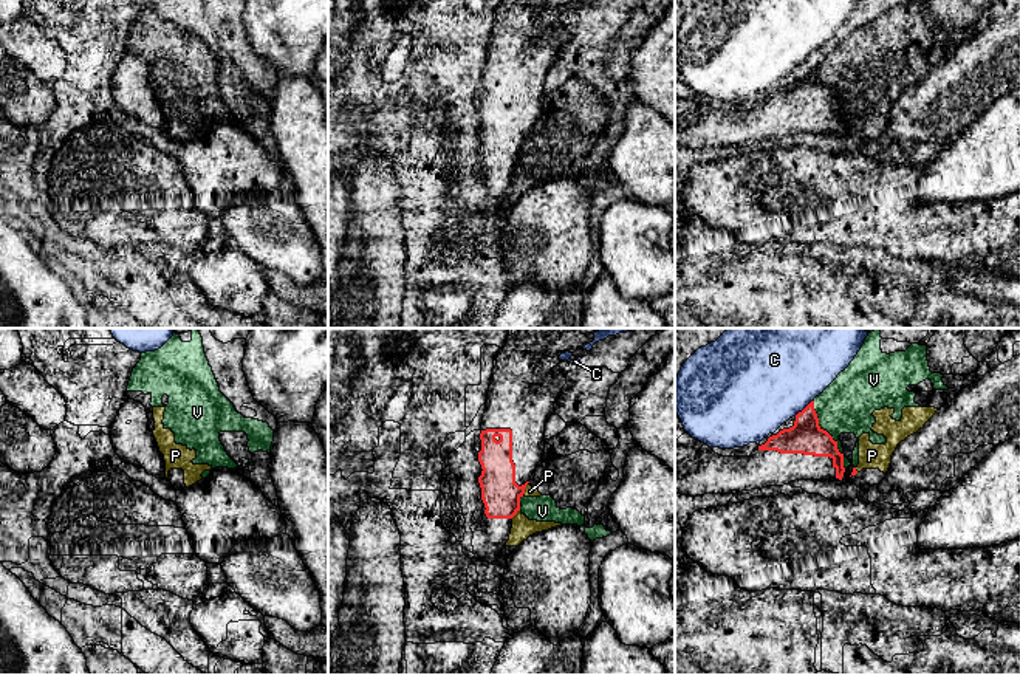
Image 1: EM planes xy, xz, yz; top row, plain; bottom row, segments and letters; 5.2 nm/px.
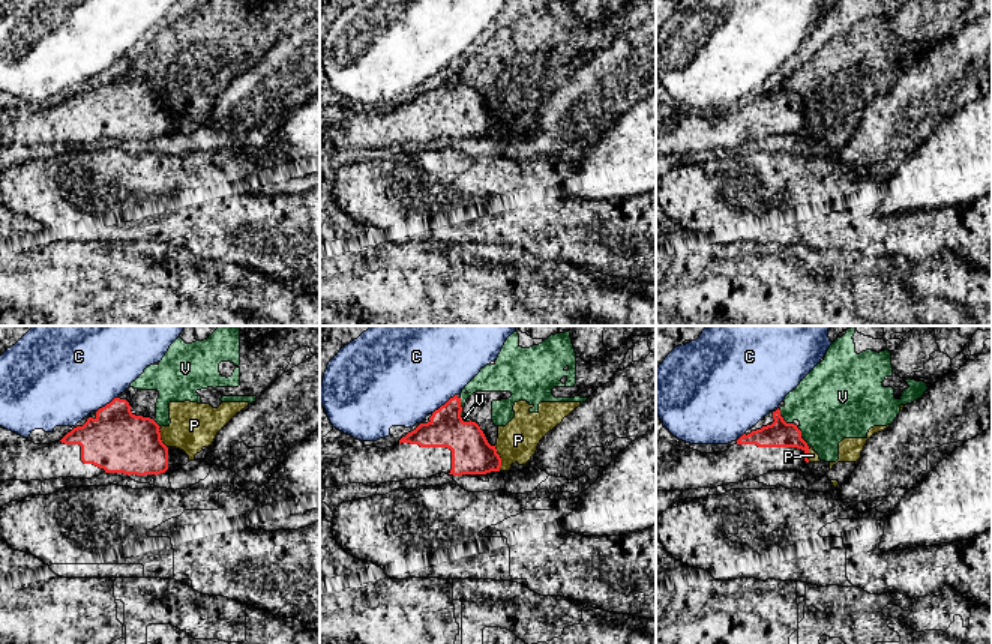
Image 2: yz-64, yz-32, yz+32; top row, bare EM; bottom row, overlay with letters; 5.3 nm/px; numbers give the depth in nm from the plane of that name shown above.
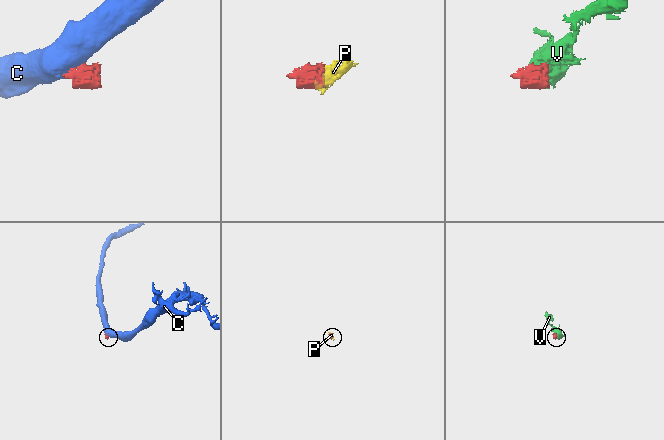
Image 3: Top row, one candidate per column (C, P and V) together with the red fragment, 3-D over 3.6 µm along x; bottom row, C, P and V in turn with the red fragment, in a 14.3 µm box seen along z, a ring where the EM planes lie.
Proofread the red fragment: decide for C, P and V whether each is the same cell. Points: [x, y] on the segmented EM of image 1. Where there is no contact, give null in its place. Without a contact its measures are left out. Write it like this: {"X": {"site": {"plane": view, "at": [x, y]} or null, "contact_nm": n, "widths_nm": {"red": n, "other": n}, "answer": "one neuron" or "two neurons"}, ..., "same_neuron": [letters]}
{"C": {"site": {"plane": "yz", "at": [804, 409]}, "contact_nm": 130, "widths_nm": {"red": 180, "other": 500}, "answer": "two neurons"}, "P": {"site": {"plane": "xz", "at": [523, 489]}, "contact_nm": 70, "widths_nm": {"red": 200, "other": 60}, "answer": "two neurons"}, "V": {"site": {"plane": "yz", "at": [828, 434]}, "contact_nm": 400, "widths_nm": {"red": 180, "other": 280}, "answer": "two neurons"}, "same_neuron": []}

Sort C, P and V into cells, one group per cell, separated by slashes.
C / P V

